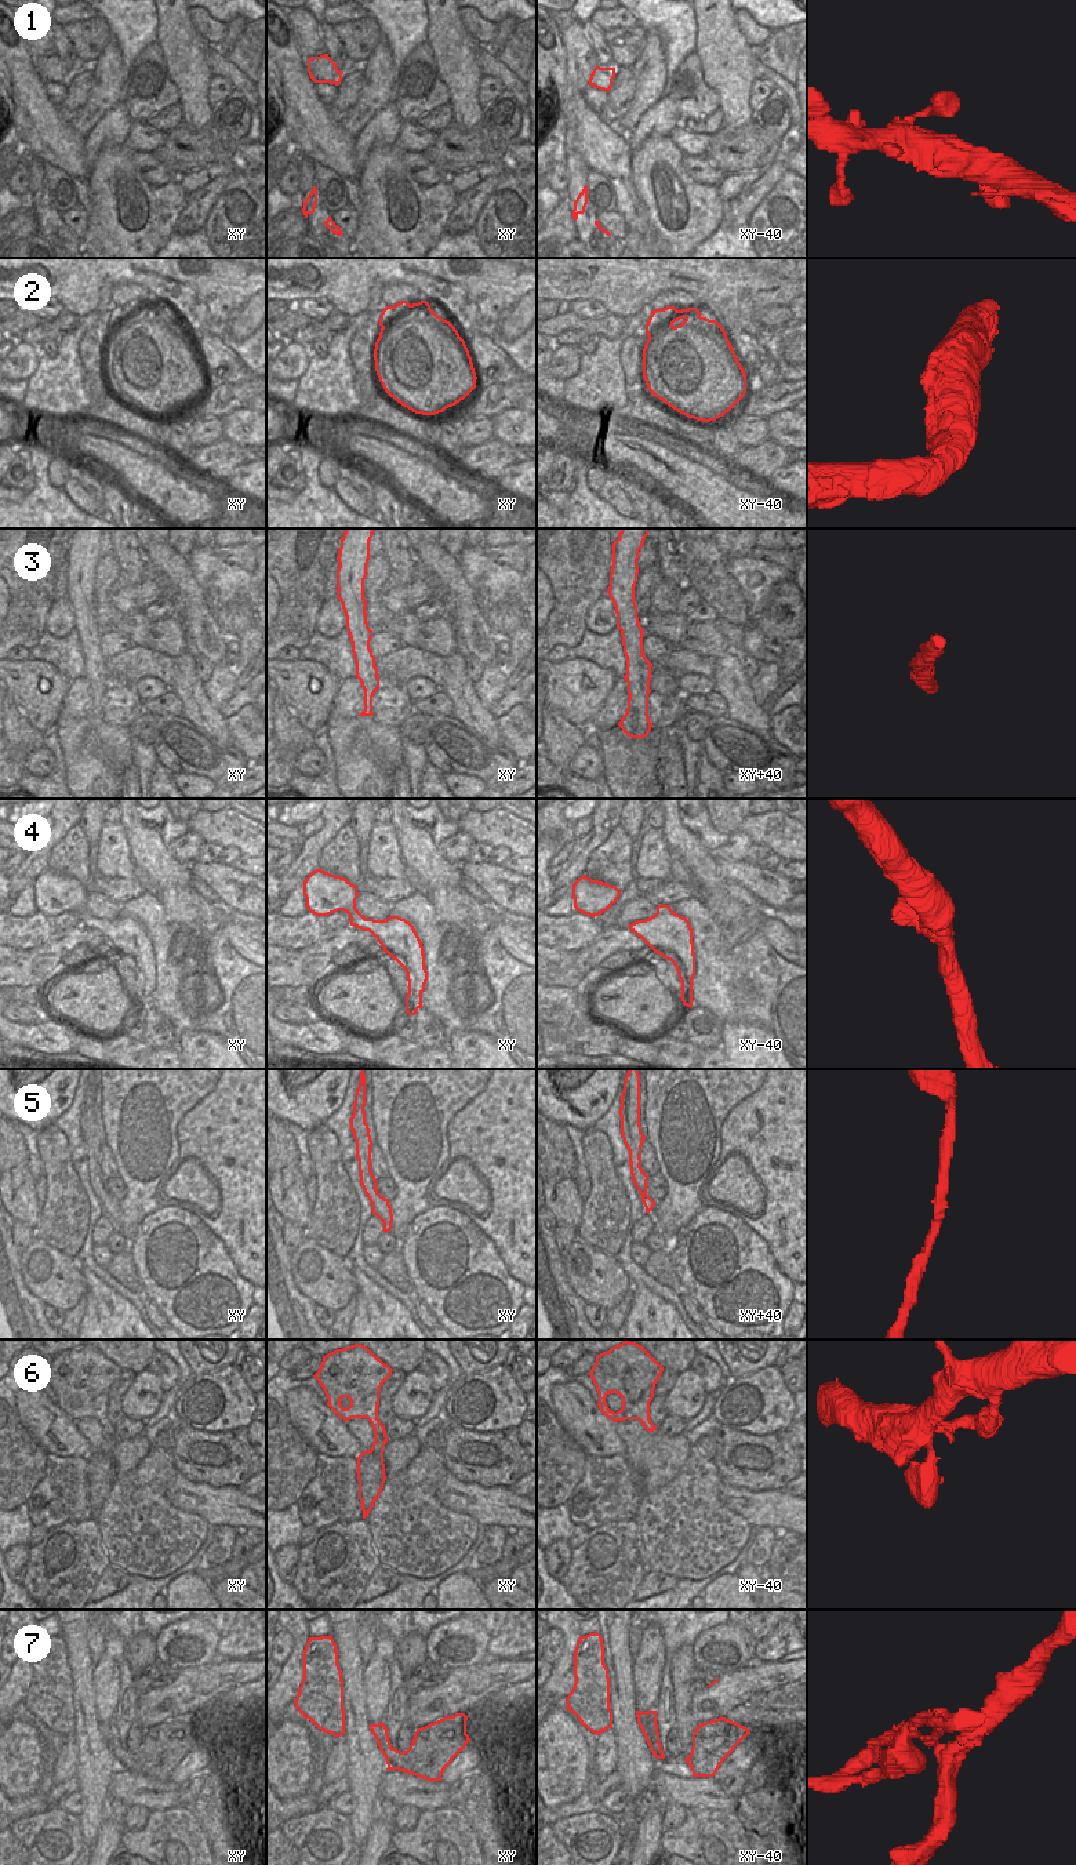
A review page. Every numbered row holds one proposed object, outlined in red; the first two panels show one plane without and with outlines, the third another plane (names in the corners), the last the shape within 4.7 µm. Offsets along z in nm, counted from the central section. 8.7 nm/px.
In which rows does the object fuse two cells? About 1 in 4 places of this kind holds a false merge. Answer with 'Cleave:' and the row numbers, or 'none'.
Cleave: 7

